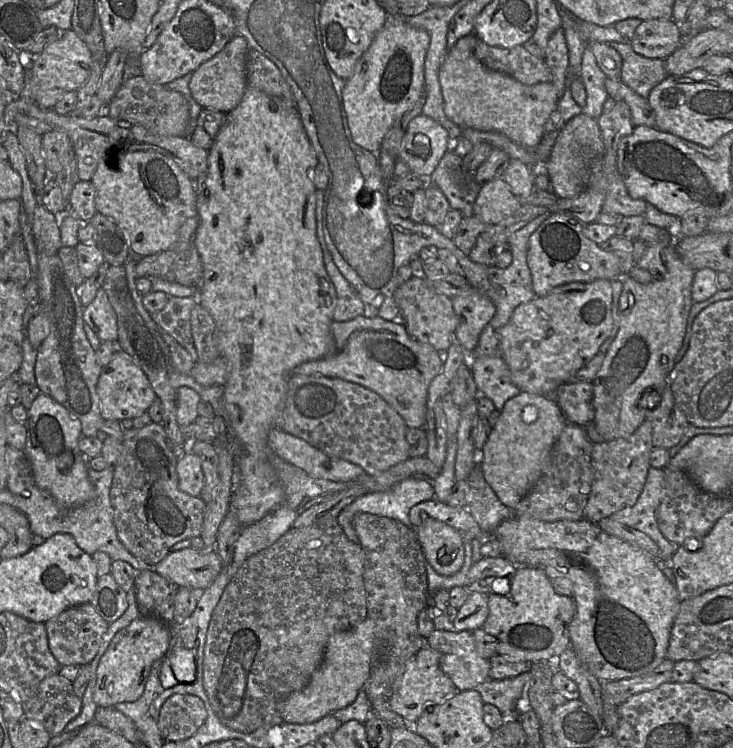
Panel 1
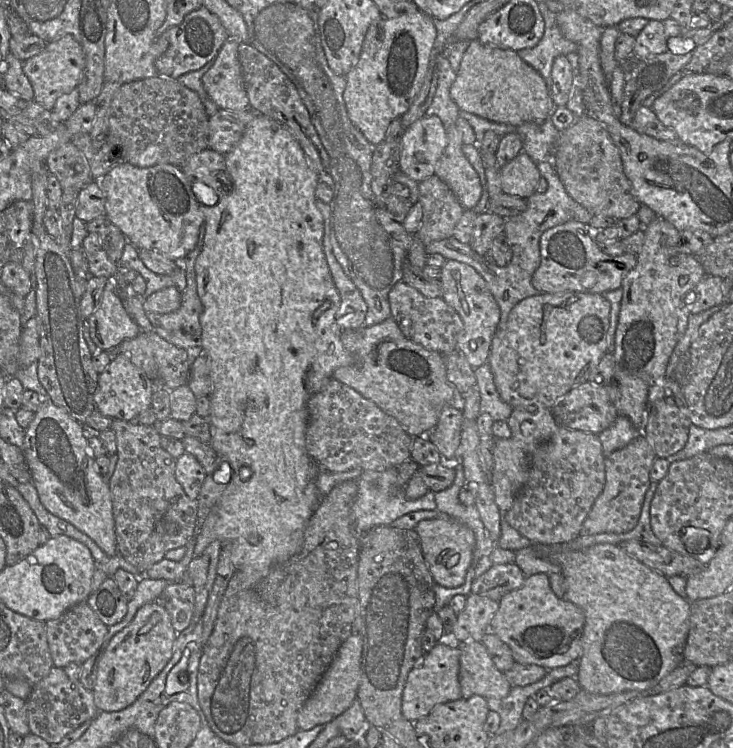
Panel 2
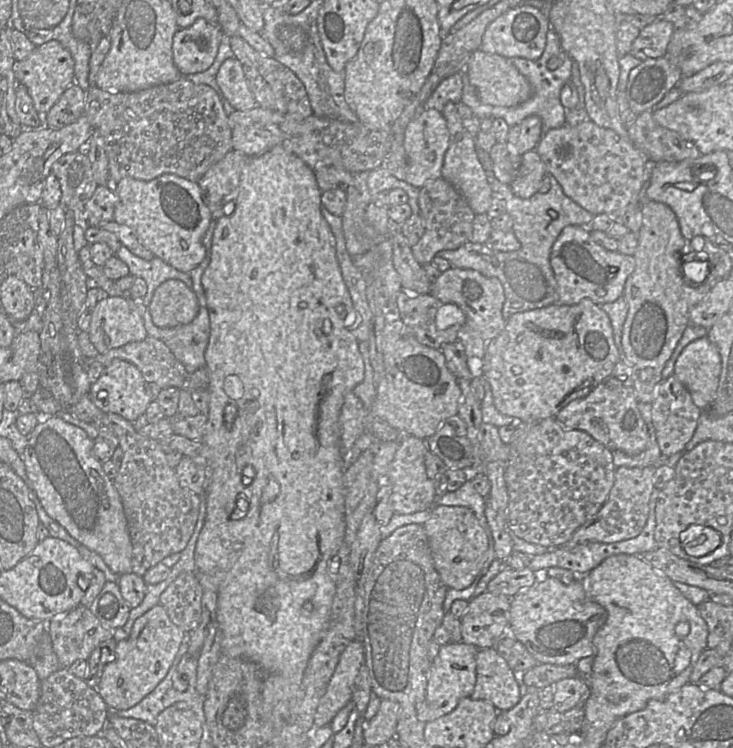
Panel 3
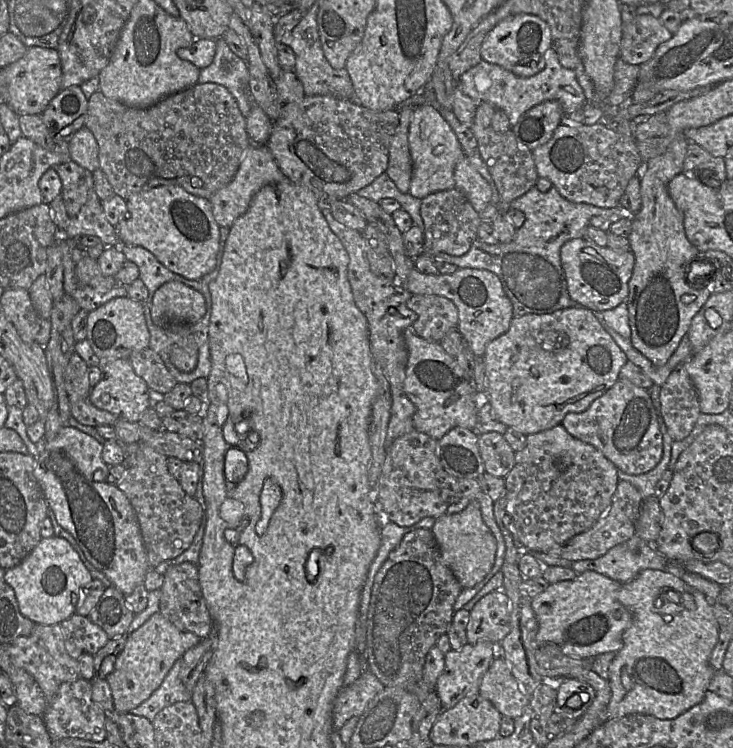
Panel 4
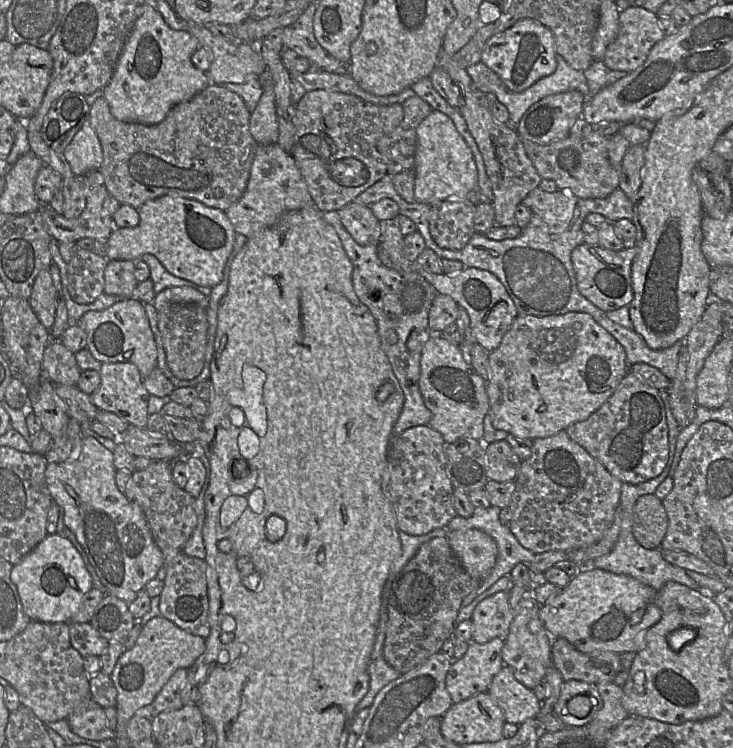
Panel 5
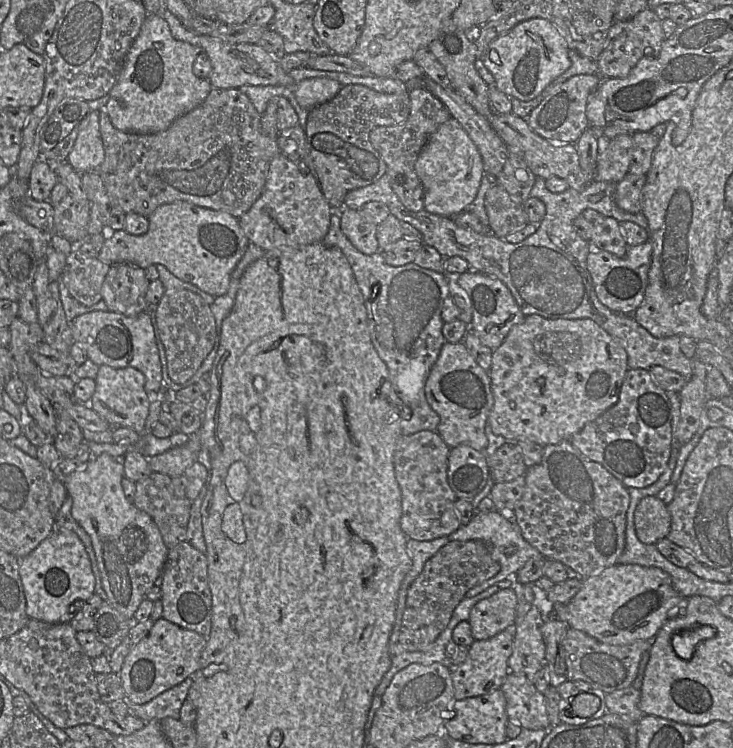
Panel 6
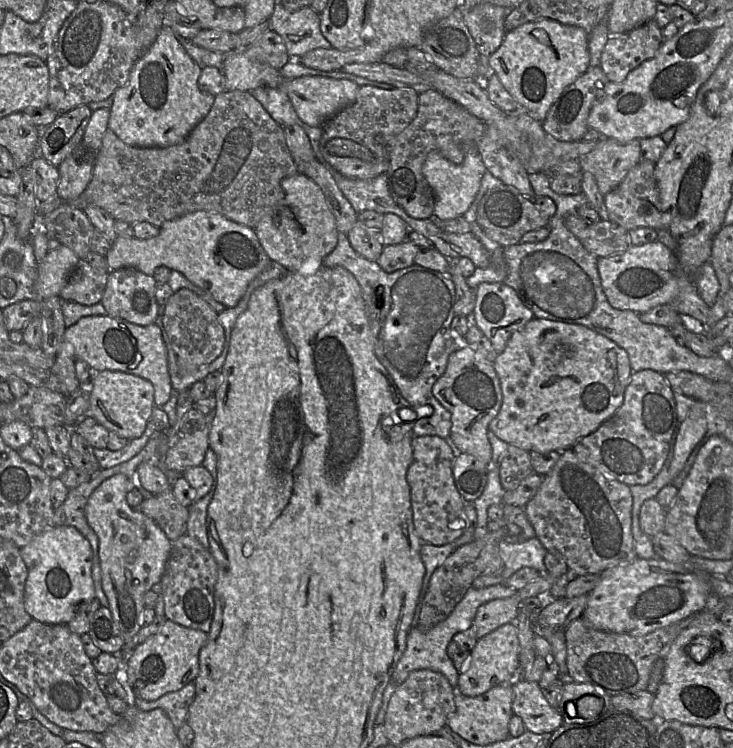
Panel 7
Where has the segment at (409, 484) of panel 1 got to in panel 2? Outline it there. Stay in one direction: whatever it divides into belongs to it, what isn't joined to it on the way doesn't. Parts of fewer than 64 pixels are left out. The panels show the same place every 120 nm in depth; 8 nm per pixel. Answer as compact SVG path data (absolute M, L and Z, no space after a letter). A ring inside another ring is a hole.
M397 468L382 471L364 470L357 479L358 493L352 505L352 521L358 540L365 532L380 525L390 525L394 520L410 512L419 510L436 510L435 493L429 490L422 497L410 500L405 496L405 486L399 485Z

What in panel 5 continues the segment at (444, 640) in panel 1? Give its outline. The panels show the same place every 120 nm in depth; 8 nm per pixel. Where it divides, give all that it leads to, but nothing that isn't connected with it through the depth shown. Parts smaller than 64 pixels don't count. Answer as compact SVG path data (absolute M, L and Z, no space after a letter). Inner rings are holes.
M504 665L493 677L487 691L503 710L506 722L520 725L529 718L537 718L542 702L534 691L519 682L513 669Z

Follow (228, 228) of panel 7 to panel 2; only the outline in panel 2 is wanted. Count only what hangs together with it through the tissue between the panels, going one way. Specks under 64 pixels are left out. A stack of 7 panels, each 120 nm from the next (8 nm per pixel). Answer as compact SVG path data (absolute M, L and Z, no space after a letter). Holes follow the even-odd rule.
M122 162L114 166L99 180L99 187L105 195L106 218L117 226L128 242L137 249L156 250L173 261L181 262L195 248L204 216L192 190L192 183L180 168L171 164L157 164L147 168L139 168Z

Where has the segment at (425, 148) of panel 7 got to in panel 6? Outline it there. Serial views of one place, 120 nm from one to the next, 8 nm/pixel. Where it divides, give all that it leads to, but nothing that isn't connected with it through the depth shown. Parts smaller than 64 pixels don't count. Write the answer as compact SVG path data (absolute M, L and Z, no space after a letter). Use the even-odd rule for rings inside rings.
M425 88L409 91L410 114L407 120L397 126L378 126L370 132L370 142L384 160L392 190L408 210L418 212L424 209L424 189L415 171L415 162L429 137L447 120L452 118L449 110Z

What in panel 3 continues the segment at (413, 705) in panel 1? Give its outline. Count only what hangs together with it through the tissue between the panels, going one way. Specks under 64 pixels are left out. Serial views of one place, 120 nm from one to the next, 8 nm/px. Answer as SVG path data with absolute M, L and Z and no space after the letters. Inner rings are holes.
M448 643L430 663L424 702L417 709L419 720L428 723L451 712L462 698L472 694L476 683L476 655L479 649L471 644Z

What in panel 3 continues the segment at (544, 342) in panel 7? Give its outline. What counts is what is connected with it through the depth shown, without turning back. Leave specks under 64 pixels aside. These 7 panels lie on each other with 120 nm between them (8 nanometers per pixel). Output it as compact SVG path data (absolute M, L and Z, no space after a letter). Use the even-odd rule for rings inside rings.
M589 299L574 305L552 304L513 314L504 330L491 340L482 360L477 363L489 382L496 409L516 421L536 423L556 414L572 400L583 398L612 373L620 354L615 346L612 326L601 306Z

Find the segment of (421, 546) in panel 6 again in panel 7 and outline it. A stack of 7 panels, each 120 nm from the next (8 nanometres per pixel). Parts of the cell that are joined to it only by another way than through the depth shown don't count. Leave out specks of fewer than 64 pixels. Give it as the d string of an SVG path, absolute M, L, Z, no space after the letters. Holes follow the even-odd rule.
M453 542L441 546L435 546L428 543L422 543L420 547L420 556L425 566L425 575L422 582L422 587L418 596L417 605L414 612L411 627L416 627L419 622L423 599L426 595L430 578L435 569L441 566L447 557L457 548Z

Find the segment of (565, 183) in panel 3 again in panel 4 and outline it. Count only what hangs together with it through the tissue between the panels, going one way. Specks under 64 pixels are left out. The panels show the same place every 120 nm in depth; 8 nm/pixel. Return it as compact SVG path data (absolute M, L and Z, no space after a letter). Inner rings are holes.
M605 122L594 125L561 123L551 139L532 153L539 177L550 180L565 199L600 208L619 206L628 182L644 167L635 139L617 133Z

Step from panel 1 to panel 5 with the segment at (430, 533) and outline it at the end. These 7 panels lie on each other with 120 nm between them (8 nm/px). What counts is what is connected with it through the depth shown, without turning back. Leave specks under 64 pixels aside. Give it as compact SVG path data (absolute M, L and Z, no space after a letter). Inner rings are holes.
M478 529L450 531L446 536L452 551L465 570L484 581L497 560L498 547L488 534Z

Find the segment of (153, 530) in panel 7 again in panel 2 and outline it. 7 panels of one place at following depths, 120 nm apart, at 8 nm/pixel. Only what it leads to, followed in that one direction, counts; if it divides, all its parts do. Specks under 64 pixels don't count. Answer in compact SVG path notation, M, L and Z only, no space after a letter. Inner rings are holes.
M47 395L43 397L33 420L25 430L23 453L31 473L31 482L45 509L86 534L107 555L114 556L118 551L109 483L95 470L95 458L88 451L82 425L64 409L56 406Z

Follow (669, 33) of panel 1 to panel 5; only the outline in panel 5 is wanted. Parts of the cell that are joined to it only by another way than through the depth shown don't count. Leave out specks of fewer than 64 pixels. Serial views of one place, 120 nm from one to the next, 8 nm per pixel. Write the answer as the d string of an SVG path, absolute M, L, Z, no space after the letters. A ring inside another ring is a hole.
M629 6L620 12L618 33L602 61L612 70L632 72L646 61L652 47L664 37L657 13L643 6Z

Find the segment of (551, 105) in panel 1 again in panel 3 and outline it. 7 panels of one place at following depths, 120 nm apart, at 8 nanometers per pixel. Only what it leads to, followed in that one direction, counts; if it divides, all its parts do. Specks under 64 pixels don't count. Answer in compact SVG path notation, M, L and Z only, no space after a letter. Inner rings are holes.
M481 49L471 54L465 74L484 104L516 106L528 100L532 93L529 82L511 59Z

